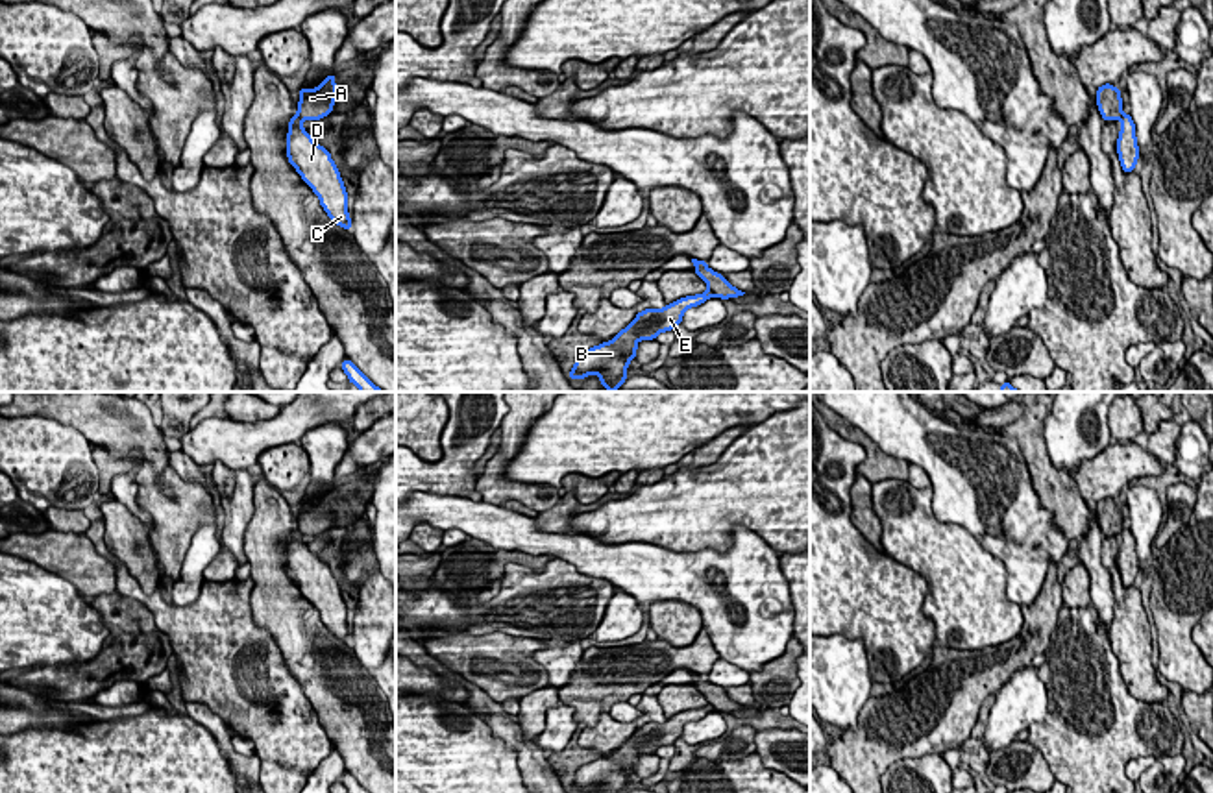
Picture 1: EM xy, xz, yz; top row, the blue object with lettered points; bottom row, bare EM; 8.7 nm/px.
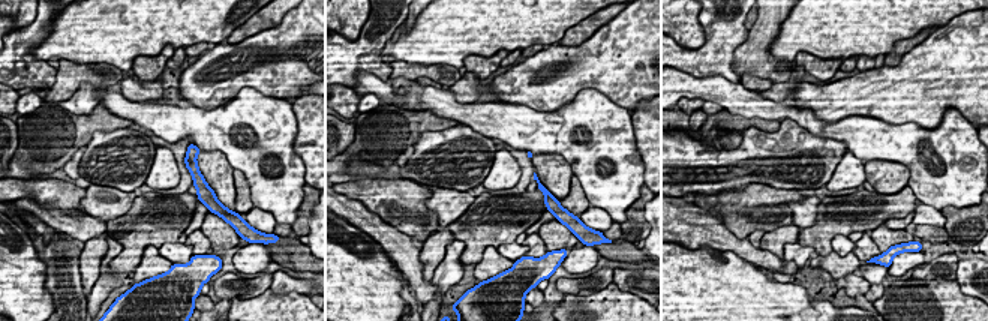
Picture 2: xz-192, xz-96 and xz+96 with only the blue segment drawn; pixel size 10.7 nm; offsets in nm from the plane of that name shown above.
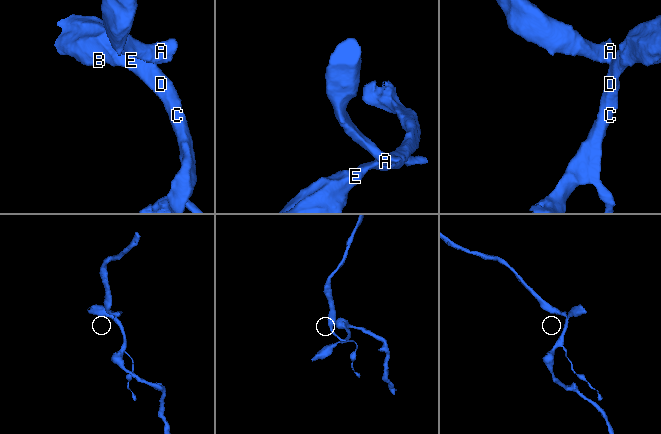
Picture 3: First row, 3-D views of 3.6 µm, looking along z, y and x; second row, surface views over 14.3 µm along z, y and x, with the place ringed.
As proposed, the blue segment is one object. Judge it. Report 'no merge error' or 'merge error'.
merge error

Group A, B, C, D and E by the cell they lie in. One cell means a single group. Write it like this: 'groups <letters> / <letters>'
groups A / B C D E

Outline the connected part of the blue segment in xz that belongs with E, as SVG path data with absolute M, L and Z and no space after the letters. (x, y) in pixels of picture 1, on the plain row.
M712 704L705 708L686 710L664 723L645 723L610 756L603 756L584 763L577 773L570 793L586 793L595 787L599 793L627 793L627 778L636 771L638 754L655 754L658 747L673 745L690 721L699 721L714 712Z

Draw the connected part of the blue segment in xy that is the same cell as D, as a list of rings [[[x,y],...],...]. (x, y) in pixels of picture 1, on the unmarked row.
[[[292,529],[287,547],[287,571],[301,593],[320,612],[327,630],[346,645],[351,645],[351,632],[346,621],[348,606],[331,567],[311,553],[301,542],[298,529]]]

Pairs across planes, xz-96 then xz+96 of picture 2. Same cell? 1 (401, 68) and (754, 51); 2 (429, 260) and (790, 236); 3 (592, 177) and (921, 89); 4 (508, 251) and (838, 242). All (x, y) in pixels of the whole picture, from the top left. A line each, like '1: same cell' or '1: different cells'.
1: same cell
2: same cell
3: different cells
4: same cell

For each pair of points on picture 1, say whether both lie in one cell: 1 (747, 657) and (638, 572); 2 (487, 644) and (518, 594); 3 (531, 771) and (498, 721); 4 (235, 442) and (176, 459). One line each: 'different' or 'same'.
1: same
2: different
3: same
4: different

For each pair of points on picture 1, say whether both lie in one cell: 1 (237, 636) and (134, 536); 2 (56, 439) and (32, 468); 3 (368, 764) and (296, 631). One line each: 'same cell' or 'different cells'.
1: different cells
2: same cell
3: same cell

